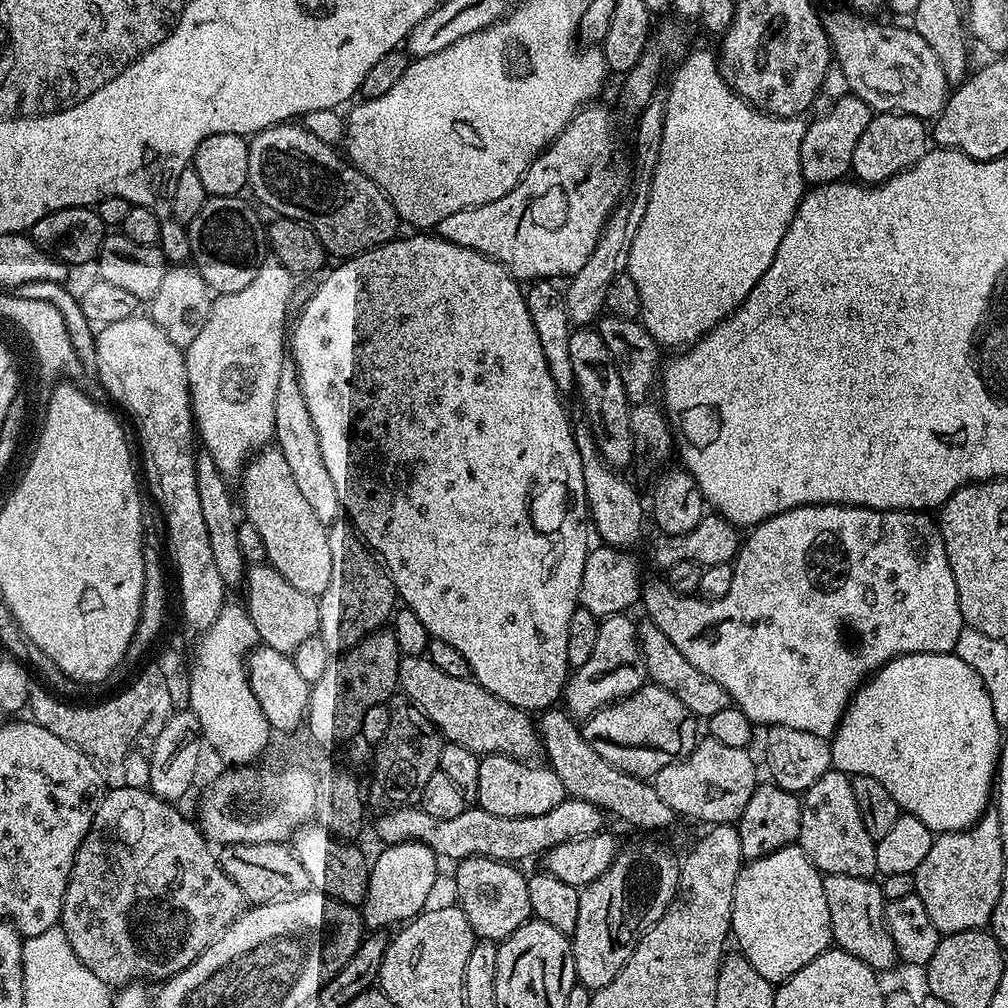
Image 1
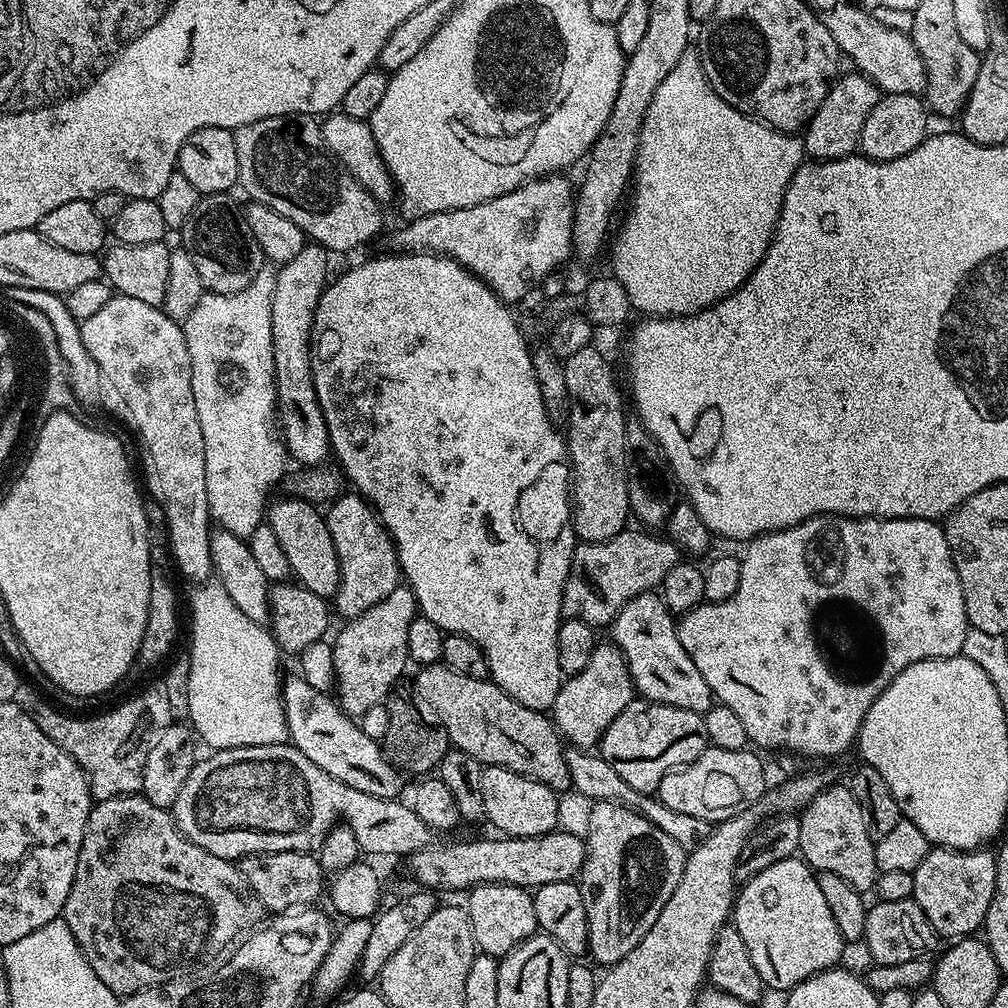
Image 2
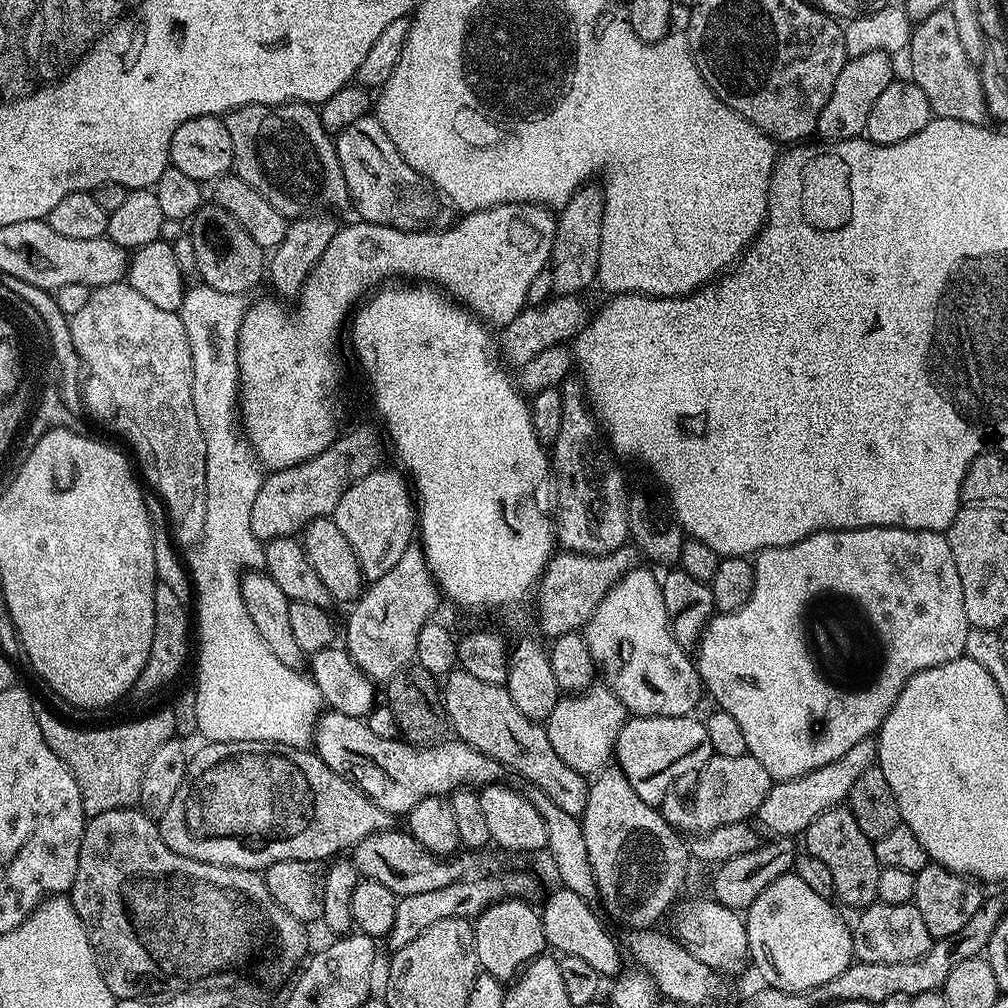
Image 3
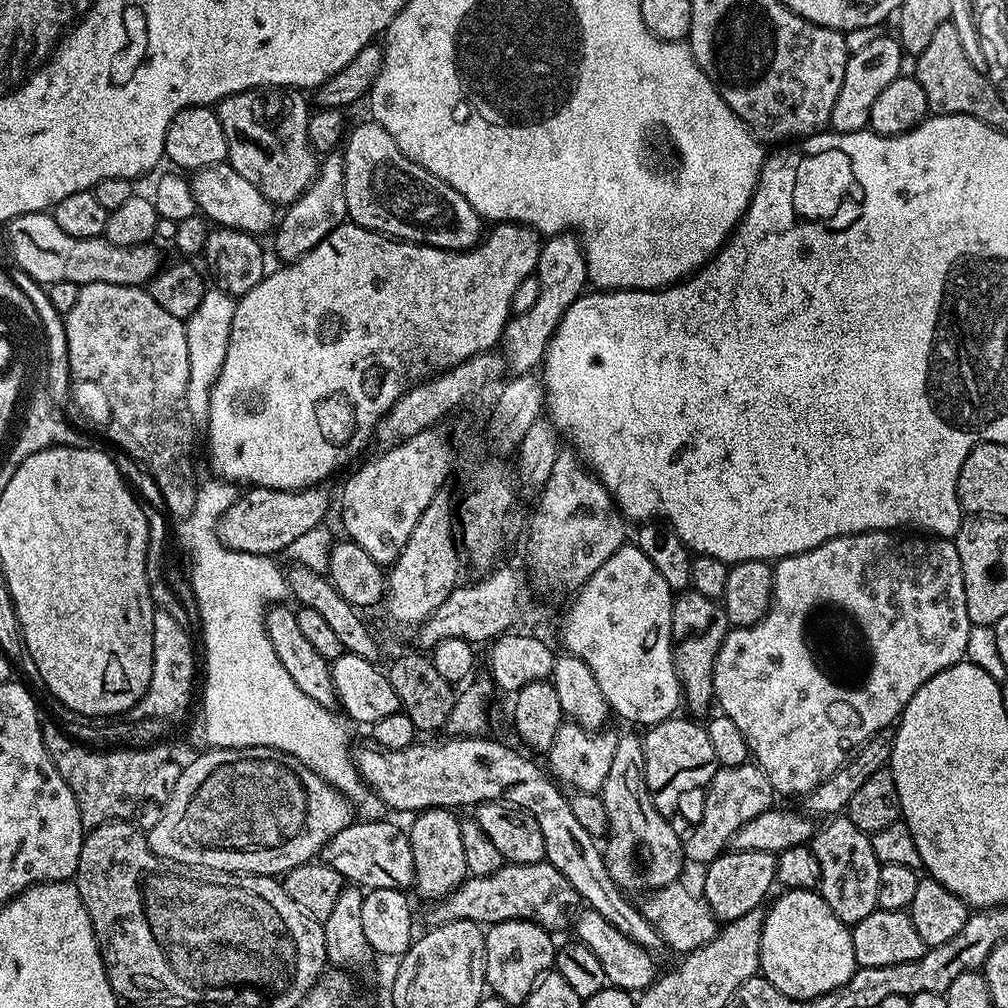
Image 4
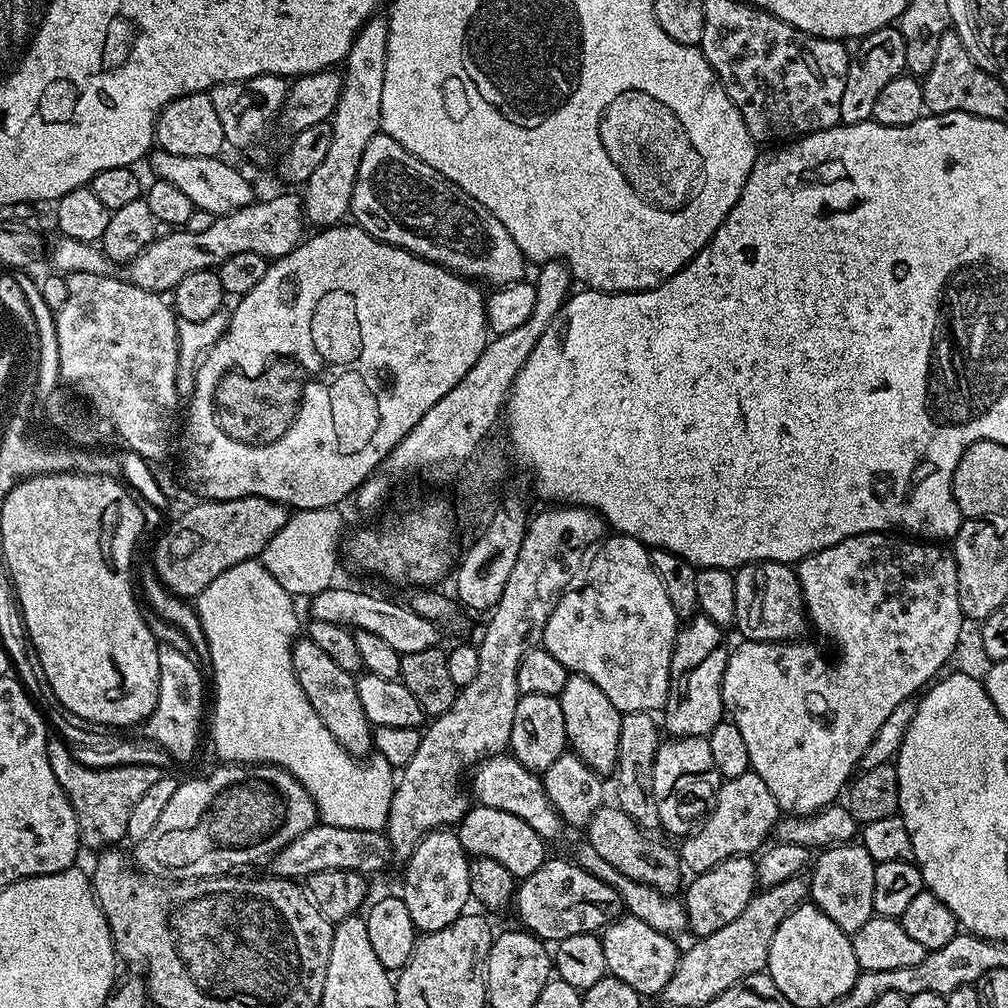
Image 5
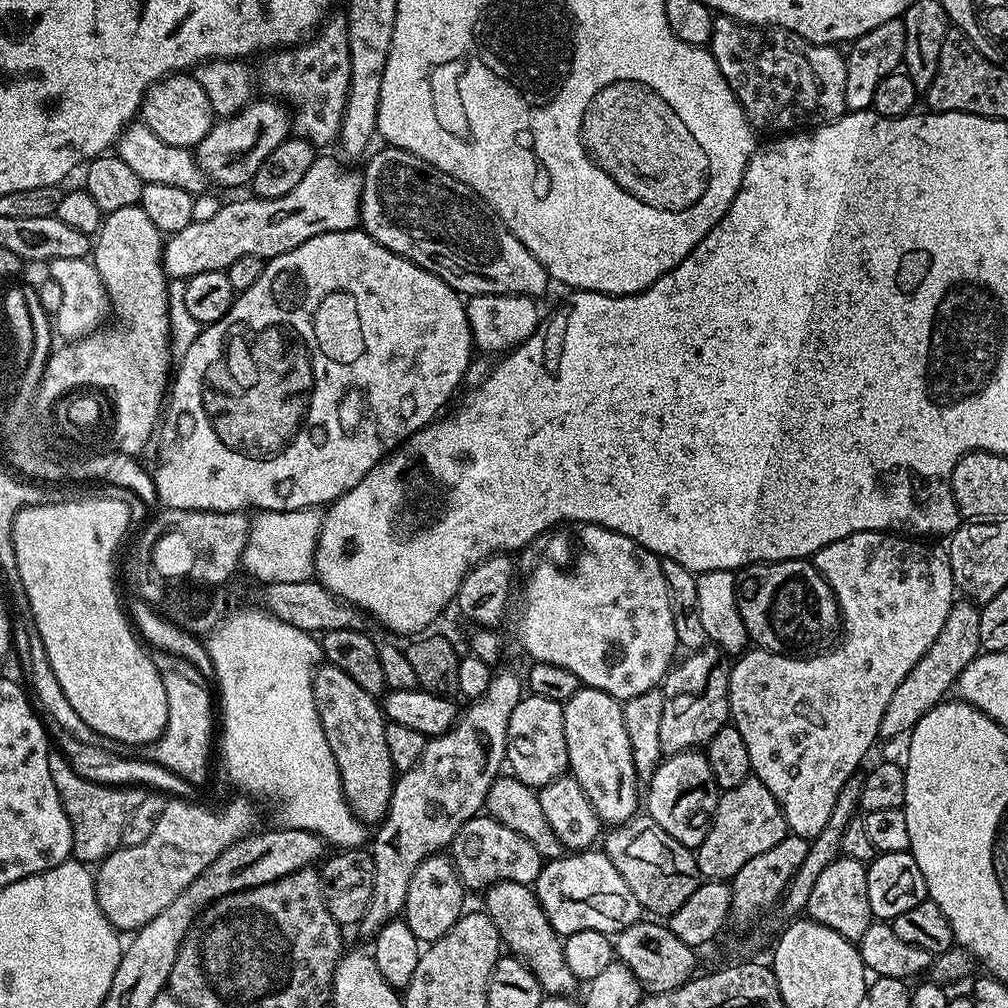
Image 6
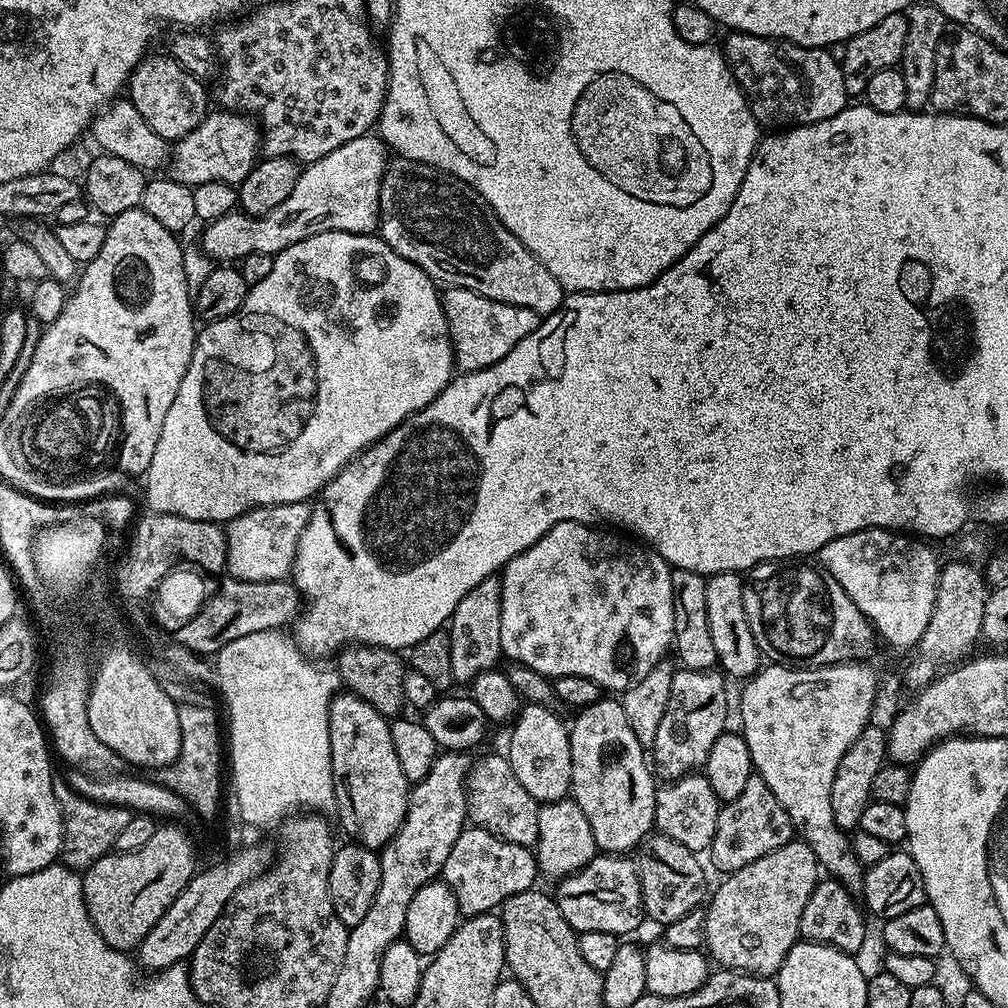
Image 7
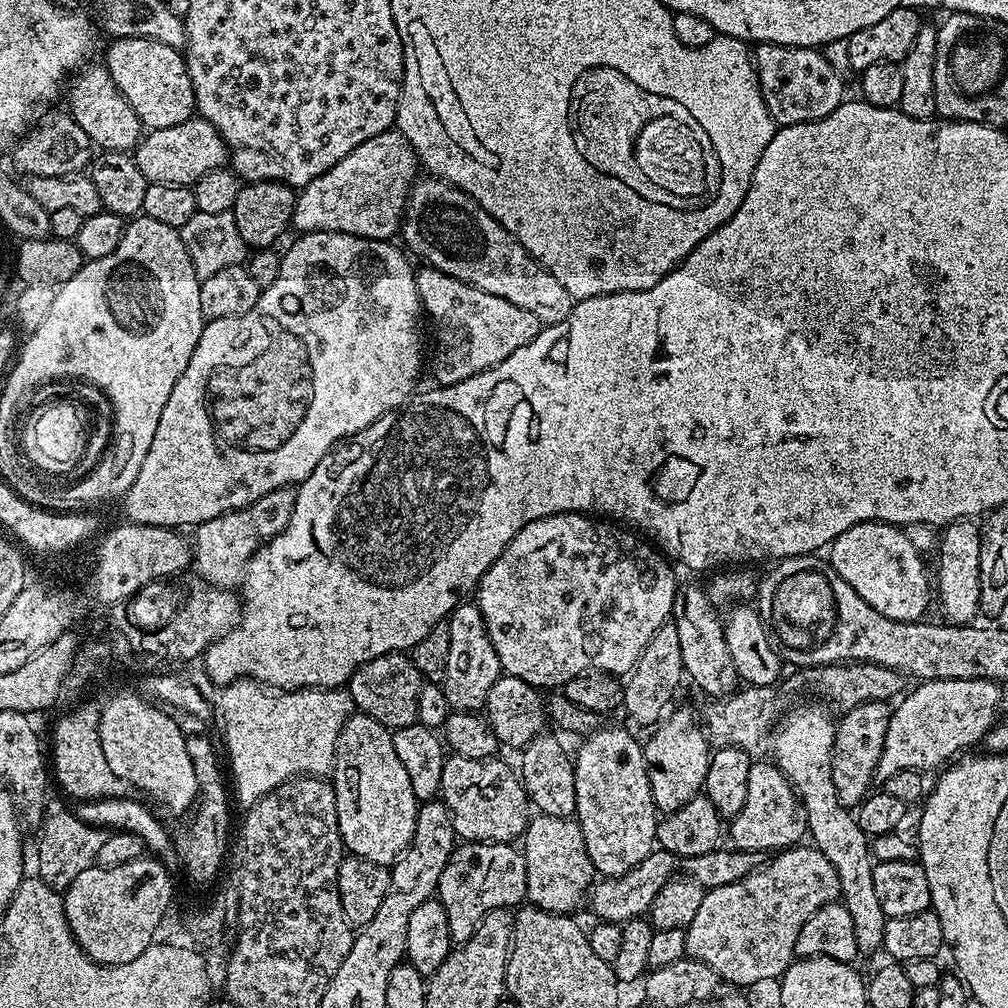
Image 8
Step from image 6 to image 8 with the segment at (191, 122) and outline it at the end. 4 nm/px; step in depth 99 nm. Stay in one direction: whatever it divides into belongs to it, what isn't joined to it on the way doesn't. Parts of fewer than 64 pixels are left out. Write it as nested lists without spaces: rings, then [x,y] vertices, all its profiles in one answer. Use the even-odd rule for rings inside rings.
[[[118,36],[111,43],[102,63],[114,78],[114,86],[122,90],[122,98],[130,102],[145,129],[178,126],[193,119],[196,112],[194,86],[181,49],[162,46],[162,42],[137,36]]]

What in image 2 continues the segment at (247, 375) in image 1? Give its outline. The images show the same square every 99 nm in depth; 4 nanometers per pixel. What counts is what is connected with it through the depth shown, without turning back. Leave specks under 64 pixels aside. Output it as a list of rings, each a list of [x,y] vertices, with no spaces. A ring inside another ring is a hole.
[[[265,266],[246,286],[246,290],[238,290],[234,294],[218,294],[205,291],[204,296],[198,300],[198,306],[194,306],[193,313],[182,322],[184,337],[186,338],[186,350],[190,350],[190,386],[194,390],[194,406],[198,406],[198,426],[202,426],[202,442],[206,450],[206,494],[208,495],[208,510],[211,519],[219,527],[230,530],[230,534],[247,538],[258,530],[260,524],[265,523],[266,509],[269,507],[268,491],[283,478],[287,477],[290,457],[285,448],[283,439],[278,431],[278,424],[274,417],[276,411],[276,379],[274,378],[274,350],[272,349],[272,335],[270,334],[270,306],[274,302],[274,286],[276,285],[276,268]]]

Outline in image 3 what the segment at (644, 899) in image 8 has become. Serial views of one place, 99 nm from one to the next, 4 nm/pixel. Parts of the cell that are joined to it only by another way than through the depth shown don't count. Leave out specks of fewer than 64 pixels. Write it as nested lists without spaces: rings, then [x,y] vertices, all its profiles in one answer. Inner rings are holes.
[[[512,872],[509,876],[496,875],[489,874],[478,880],[463,880],[450,886],[442,886],[439,890],[399,897],[394,910],[394,926],[390,926],[386,937],[389,949],[395,950],[402,946],[410,946],[410,942],[414,942],[414,938],[418,938],[422,930],[434,926],[434,922],[442,922],[446,918],[472,920],[502,900],[532,898],[536,892],[535,878],[527,876],[524,872]]]

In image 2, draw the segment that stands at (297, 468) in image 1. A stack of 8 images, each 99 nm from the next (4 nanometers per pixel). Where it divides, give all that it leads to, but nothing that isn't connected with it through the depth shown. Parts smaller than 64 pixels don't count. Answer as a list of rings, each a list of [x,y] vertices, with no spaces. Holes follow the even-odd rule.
[[[305,243],[304,248],[290,258],[290,262],[276,268],[274,302],[270,306],[278,431],[289,457],[295,463],[297,460],[300,466],[320,466],[330,456],[328,427],[314,390],[312,373],[312,323],[318,302],[330,283],[328,259],[330,253],[321,244]]]

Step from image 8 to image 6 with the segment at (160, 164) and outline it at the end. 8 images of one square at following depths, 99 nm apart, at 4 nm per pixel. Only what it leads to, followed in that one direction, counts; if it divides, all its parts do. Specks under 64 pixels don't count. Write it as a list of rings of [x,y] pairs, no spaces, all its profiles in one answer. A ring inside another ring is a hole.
[[[276,98],[253,99],[251,104],[243,108],[240,112],[235,112],[232,116],[225,116],[217,119],[212,125],[212,129],[202,138],[202,142],[196,145],[194,155],[198,166],[203,170],[213,185],[221,184],[224,188],[240,188],[251,185],[254,174],[258,174],[258,166],[266,162],[266,158],[283,140],[289,139],[292,132],[292,118],[289,109]]]

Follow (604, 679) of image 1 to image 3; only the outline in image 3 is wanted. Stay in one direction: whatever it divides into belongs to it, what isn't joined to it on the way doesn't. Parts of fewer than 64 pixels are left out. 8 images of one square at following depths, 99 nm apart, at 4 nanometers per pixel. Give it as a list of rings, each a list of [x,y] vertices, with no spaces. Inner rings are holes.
[[[603,682],[593,683],[582,692],[561,695],[546,721],[550,746],[570,770],[595,774],[613,759],[618,734],[629,716],[628,708]]]

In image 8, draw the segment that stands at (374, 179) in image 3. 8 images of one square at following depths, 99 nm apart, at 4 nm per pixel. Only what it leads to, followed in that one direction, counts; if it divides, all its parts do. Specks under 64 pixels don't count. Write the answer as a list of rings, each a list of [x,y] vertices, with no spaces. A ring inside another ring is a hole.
[[[417,179],[413,184],[402,221],[402,237],[408,243],[407,251],[413,257],[421,256],[425,265],[442,270],[478,290],[486,290],[486,294],[506,298],[506,302],[514,302],[514,306],[522,310],[530,310],[530,314],[534,314],[541,325],[557,324],[570,318],[574,303],[572,295],[566,286],[562,286],[562,282],[558,282],[558,278],[554,278],[554,274],[542,267],[493,216],[486,214],[486,210],[482,210],[482,206],[478,206],[470,194],[445,180],[427,179]]]

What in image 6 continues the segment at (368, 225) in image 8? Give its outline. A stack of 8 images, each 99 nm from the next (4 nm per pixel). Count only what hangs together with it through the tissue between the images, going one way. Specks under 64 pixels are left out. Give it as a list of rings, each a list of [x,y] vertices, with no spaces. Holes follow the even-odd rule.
[[[318,158],[310,170],[290,194],[282,194],[282,198],[273,200],[261,200],[259,198],[247,198],[248,200],[232,200],[221,203],[218,214],[207,222],[193,220],[186,230],[178,230],[167,237],[164,245],[164,271],[173,281],[183,282],[194,274],[203,272],[222,272],[238,262],[238,258],[247,256],[262,256],[271,258],[281,256],[294,246],[302,246],[310,238],[327,232],[350,232],[360,224],[360,195],[364,185],[363,175],[352,168],[340,168],[336,160],[324,160]]]

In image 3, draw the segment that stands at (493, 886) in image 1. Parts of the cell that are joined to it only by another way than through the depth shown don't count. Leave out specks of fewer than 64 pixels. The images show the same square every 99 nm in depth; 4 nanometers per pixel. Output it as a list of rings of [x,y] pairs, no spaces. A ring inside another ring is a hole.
[[[509,898],[487,908],[481,916],[475,917],[474,946],[481,969],[487,975],[501,982],[511,982],[531,960],[545,951],[544,931],[539,911],[531,908],[524,898]]]

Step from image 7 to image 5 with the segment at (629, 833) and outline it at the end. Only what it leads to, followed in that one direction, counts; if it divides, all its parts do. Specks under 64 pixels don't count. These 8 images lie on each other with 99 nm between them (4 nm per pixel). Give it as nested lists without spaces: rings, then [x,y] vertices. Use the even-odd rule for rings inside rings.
[[[569,675],[566,690],[558,698],[562,706],[562,718],[566,718],[566,734],[571,751],[586,762],[595,772],[612,774],[616,771],[618,758],[618,734],[622,730],[620,721],[622,713],[616,709],[614,702],[606,698],[594,682],[585,676]]]

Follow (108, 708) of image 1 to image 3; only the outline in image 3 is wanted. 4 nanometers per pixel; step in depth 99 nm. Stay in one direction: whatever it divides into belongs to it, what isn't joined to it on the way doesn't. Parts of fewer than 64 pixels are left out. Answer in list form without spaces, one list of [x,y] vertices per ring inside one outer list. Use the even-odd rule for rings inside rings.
[[[48,706],[37,707],[38,730],[42,730],[42,738],[46,738],[46,746],[50,746],[50,750],[54,750],[54,754],[58,754],[58,758],[62,758],[74,774],[78,782],[78,790],[82,794],[85,817],[91,818],[98,814],[106,814],[108,810],[139,805],[142,773],[146,770],[146,765],[160,746],[176,736],[173,709],[168,706],[163,708],[138,715],[133,719],[125,719],[122,724],[112,724],[109,728],[86,728],[87,726],[77,726],[61,718]]]

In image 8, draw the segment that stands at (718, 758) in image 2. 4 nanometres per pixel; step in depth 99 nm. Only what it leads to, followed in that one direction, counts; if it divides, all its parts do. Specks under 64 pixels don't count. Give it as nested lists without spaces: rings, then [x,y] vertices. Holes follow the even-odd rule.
[[[754,762],[750,766],[750,778],[746,781],[746,802],[742,805],[742,810],[731,817],[729,826],[726,828],[726,836],[730,839],[731,847],[738,849],[740,852],[759,852],[761,854],[777,854],[786,848],[797,847],[801,843],[800,839],[805,839],[808,830],[808,819],[804,813],[804,808],[800,804],[800,797],[796,795],[792,785],[789,784],[783,774],[780,773],[780,767],[774,762],[760,764]]]

